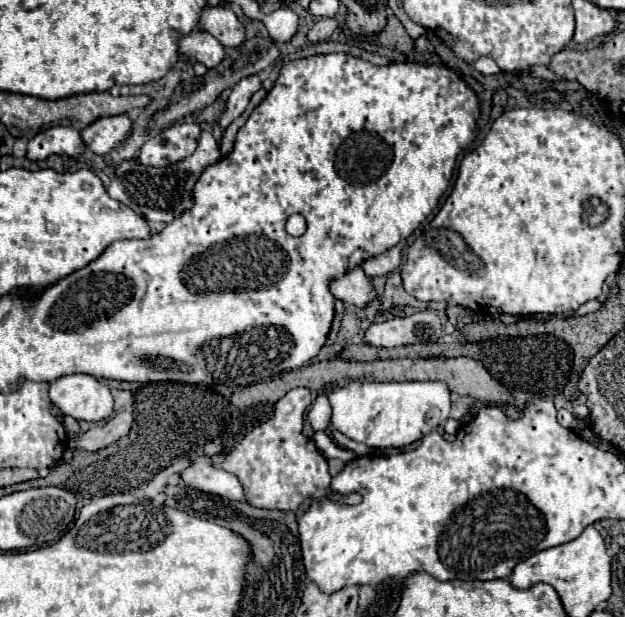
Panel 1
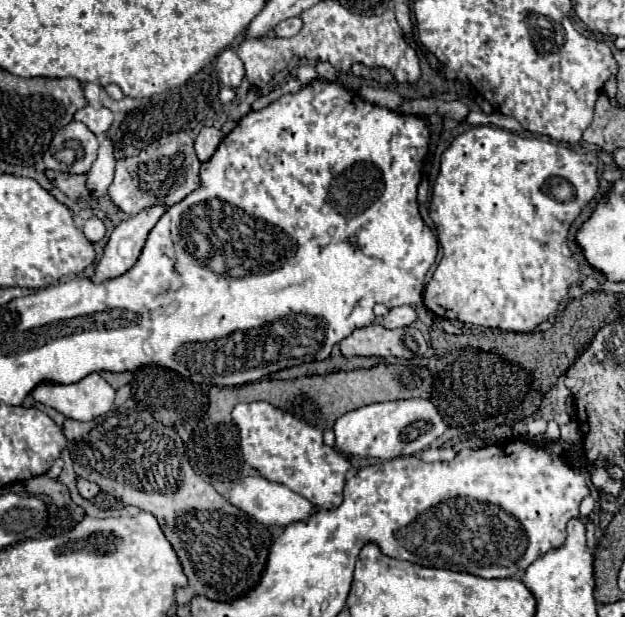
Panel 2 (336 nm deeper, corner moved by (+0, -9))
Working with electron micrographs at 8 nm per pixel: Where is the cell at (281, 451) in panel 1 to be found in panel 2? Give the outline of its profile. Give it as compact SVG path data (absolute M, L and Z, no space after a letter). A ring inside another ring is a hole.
M269 402L237 404L231 416L239 428L243 458L261 476L271 482L285 484L321 510L333 510L343 502L345 474L351 464L335 448L325 446L323 432L319 428L313 428L279 408L273 408Z

